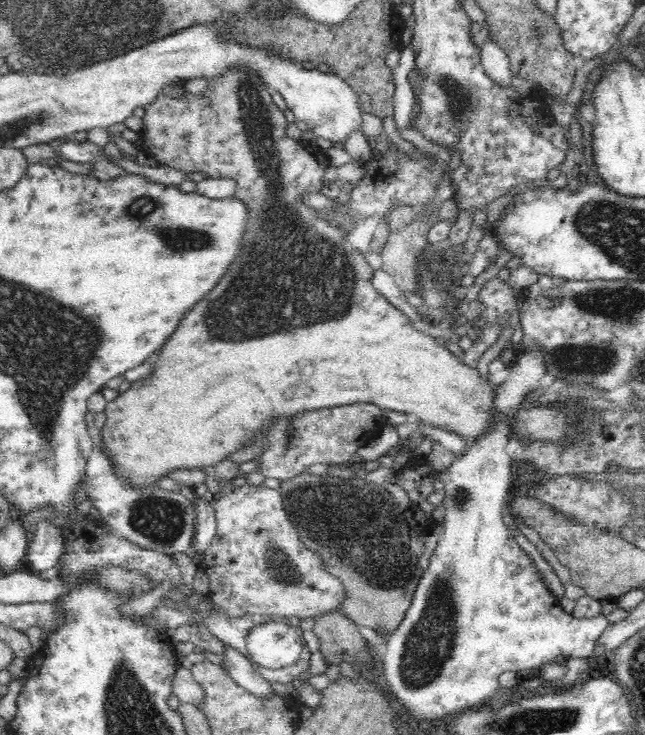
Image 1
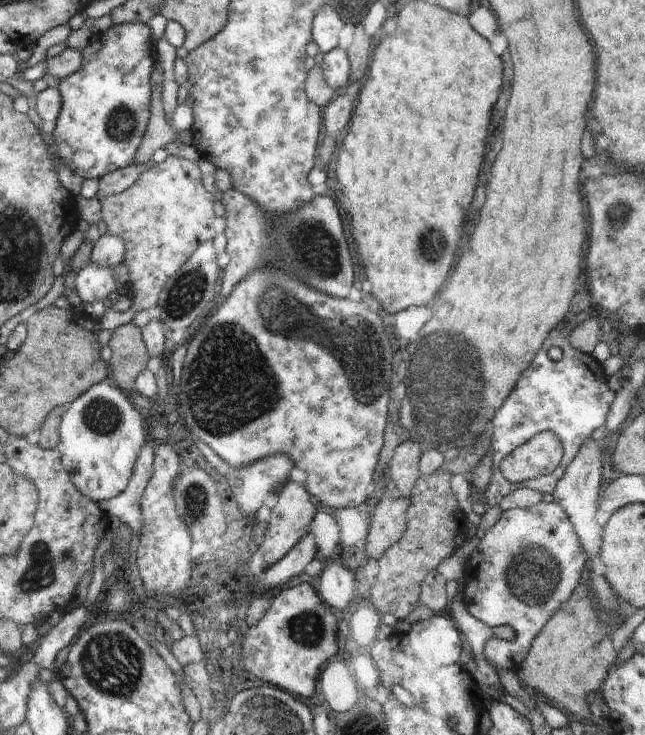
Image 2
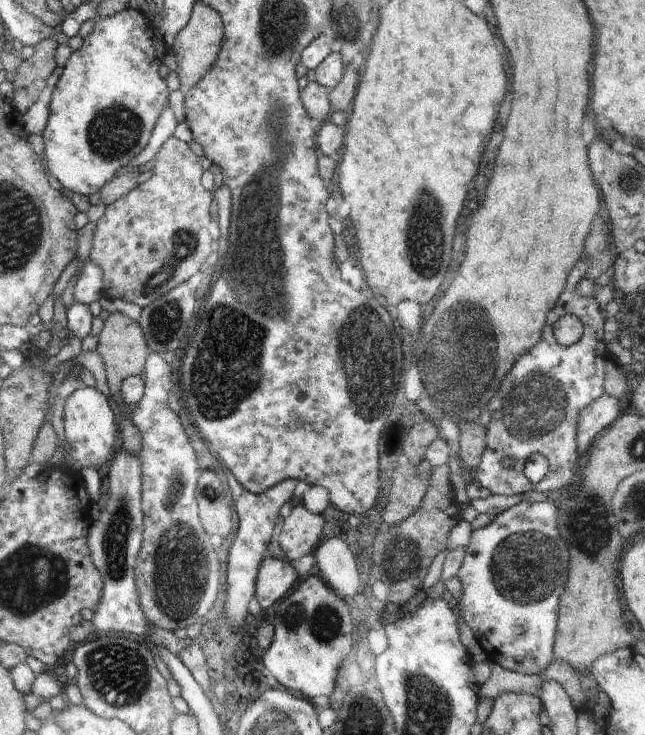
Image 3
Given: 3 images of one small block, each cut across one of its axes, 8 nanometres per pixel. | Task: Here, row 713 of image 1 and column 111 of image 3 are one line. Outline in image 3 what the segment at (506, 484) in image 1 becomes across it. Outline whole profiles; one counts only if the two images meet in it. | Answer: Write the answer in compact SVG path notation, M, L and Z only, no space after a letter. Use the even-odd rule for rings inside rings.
M94 387L80 388L67 398L64 408L64 429L64 444L68 443L67 462L78 472L83 468L103 470L104 464L111 462L115 456L118 434L121 430L116 425L107 398Z

